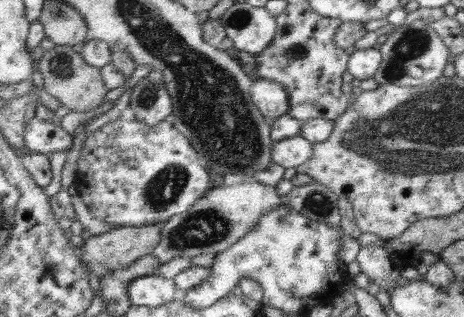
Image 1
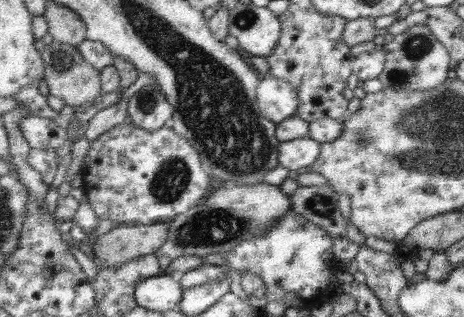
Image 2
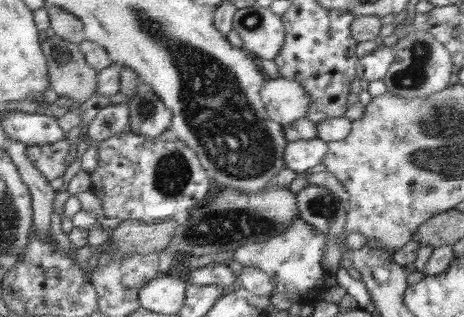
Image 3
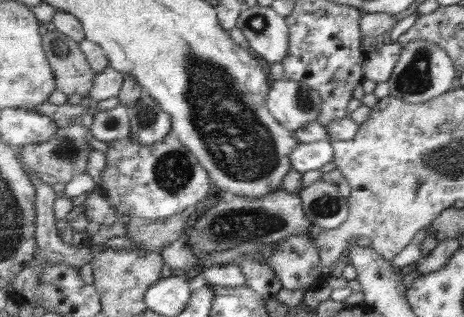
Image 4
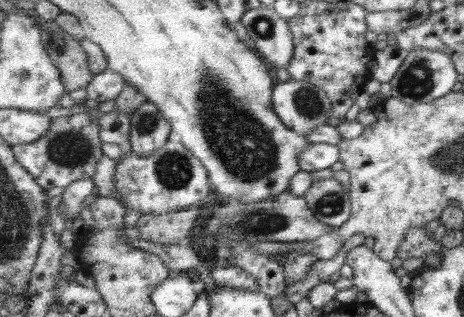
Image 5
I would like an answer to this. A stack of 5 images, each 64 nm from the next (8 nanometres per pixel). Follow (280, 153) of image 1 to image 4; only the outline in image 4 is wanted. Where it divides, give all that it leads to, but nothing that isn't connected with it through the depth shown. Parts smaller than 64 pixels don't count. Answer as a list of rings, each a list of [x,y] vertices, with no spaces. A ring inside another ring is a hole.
[[[329,140],[315,142],[315,144],[301,144],[291,154],[293,168],[297,172],[301,172],[301,174],[311,172],[311,170],[317,170],[319,172],[323,166],[335,162],[335,158],[337,158],[335,146]]]

